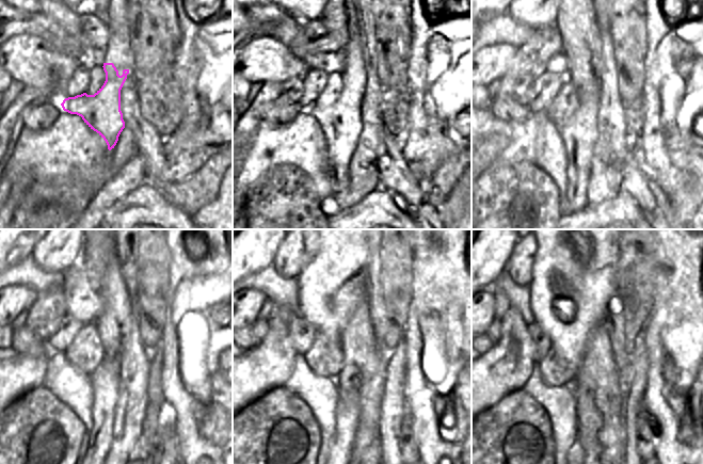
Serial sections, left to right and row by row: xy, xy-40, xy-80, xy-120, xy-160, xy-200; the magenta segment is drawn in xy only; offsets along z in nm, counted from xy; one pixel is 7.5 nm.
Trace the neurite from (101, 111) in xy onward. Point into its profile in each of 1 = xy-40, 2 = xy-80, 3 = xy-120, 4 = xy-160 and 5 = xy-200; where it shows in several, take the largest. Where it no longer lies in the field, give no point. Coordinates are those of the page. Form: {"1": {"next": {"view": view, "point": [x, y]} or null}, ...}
{"1": {"next": {"view": "xy-40", "point": [341, 123]}}, "2": {"next": {"view": "xy-80", "point": [579, 132]}}, "3": {"next": {"view": "xy-120", "point": [105, 379]}}, "4": {"next": {"view": "xy-160", "point": [340, 445]}}, "5": {"next": {"view": "xy-200", "point": [576, 446]}}}

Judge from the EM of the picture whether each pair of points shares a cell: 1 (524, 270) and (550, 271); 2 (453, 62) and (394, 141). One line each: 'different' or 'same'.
1: different
2: different

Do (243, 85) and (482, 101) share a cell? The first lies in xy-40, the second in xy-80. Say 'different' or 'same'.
same

